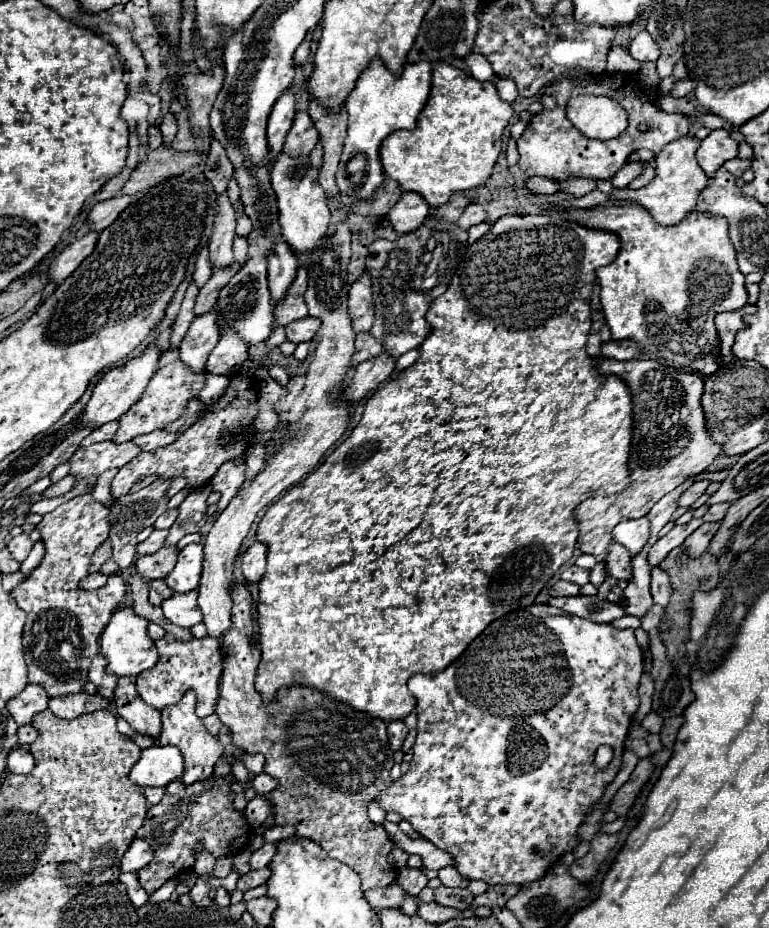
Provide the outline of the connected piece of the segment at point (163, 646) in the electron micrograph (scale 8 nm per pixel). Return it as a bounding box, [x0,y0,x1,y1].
[136,634,222,718]

